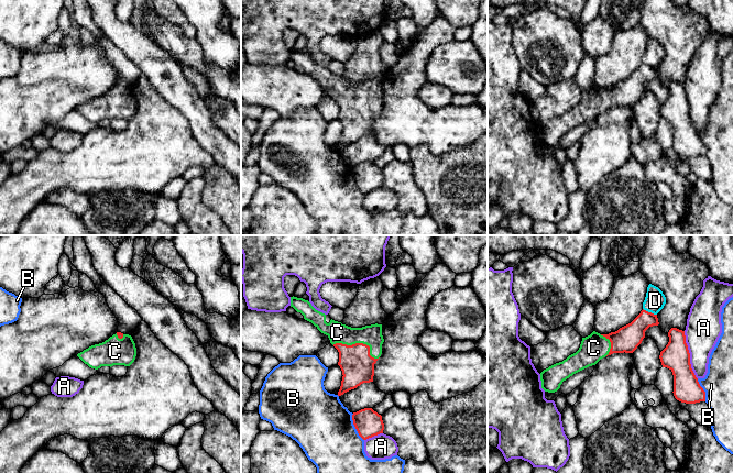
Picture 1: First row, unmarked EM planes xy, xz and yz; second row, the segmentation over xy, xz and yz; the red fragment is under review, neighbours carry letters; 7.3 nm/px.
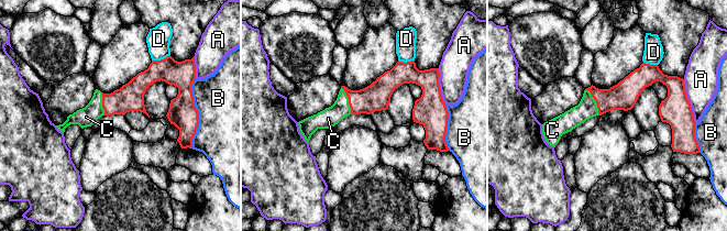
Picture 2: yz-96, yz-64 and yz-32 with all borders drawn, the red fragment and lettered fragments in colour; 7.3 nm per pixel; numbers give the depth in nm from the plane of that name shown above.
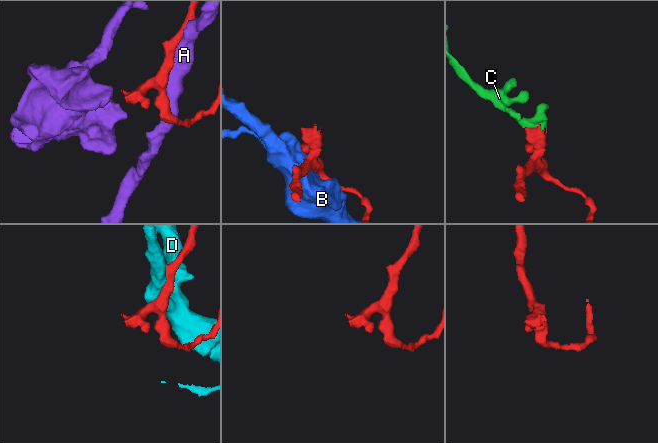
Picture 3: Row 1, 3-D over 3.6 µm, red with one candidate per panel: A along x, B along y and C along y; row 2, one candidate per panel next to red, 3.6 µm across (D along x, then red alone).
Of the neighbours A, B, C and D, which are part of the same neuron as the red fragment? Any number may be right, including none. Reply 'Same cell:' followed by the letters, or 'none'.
Same cell: C

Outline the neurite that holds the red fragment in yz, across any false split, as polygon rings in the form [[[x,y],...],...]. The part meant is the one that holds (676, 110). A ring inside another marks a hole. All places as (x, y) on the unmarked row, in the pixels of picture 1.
[[[671,81],[668,90],[669,96],[660,106],[659,112],[663,121],[672,125],[675,152],[686,157],[705,155],[705,145],[691,122],[685,85]]]

